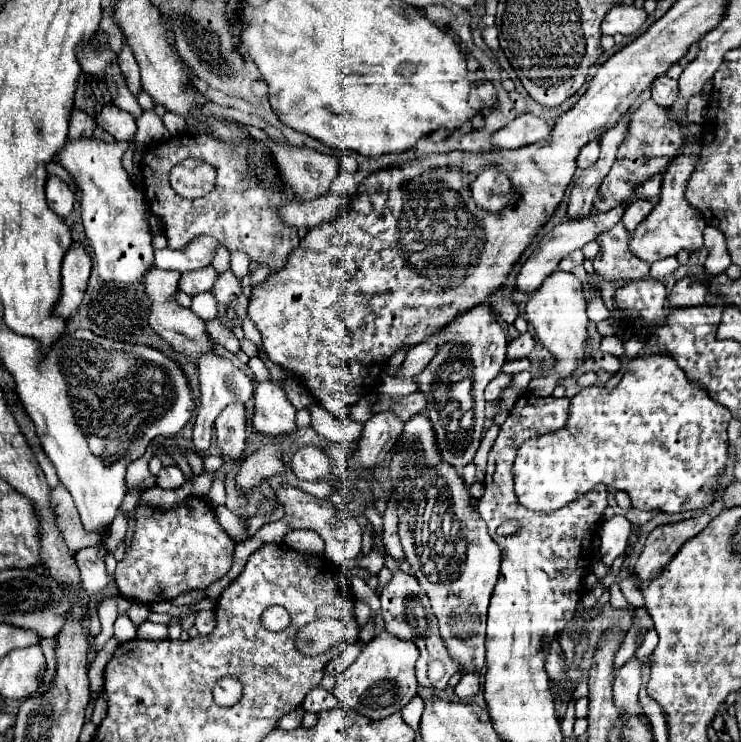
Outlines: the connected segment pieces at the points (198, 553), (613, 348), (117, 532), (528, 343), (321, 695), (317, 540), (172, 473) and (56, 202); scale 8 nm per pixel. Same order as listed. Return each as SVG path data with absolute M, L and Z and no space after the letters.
M191 497L191 509L189 503L173 511L137 507L135 519L133 545L115 571L115 581L123 597L145 605L171 601L185 591L207 589L231 569L235 543L223 533L213 505L205 497Z
M615 335L603 337L603 341L601 341L601 351L603 351L603 353L609 353L609 355L613 355L613 357L617 357L617 359L623 359L623 357L625 357L623 343L619 343L619 339L617 339Z
M119 509L117 515L115 515L115 521L111 525L111 529L107 531L107 535L103 539L103 545L105 545L107 553L115 553L115 549L119 547L119 543L125 537L125 531L127 531L127 513Z
M523 333L517 339L511 339L509 347L507 347L507 357L509 359L517 359L517 357L527 357L535 347L535 339L531 333Z
M317 685L315 689L311 689L301 705L305 711L309 713L321 713L321 711L327 711L327 709L335 709L339 707L339 701L335 701L333 693L325 691L321 685Z
M297 529L297 531L289 531L285 535L284 542L299 549L299 551L307 551L307 553L323 553L323 539L309 529Z
M177 465L163 467L161 473L159 473L159 479L161 479L161 487L163 489L177 489L177 487L181 487L185 483L183 471Z
M49 175L45 181L45 193L47 193L47 203L49 209L55 211L59 217L65 217L73 211L75 205L75 195L69 189L69 185L65 181L61 181L59 177Z

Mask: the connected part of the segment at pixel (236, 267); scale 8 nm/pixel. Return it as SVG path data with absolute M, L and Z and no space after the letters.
M229 251L229 255L231 255L231 271L241 279L241 277L245 277L247 275L247 271L249 271L249 257L247 257L247 253L243 251Z

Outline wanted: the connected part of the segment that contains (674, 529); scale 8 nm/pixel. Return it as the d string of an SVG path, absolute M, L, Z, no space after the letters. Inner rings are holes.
M701 513L699 517L653 529L645 541L645 547L637 559L633 573L641 579L641 583L647 583L659 577L661 571L675 557L675 553L683 547L683 543L699 535L709 521L711 517L707 513Z

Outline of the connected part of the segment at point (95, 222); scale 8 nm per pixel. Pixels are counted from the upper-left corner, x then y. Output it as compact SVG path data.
M79 137L67 141L55 155L55 161L71 175L75 187L81 191L81 219L95 253L97 271L105 281L119 283L141 281L155 263L153 235L145 219L149 207L121 163L127 147L127 141L105 143L95 137Z

